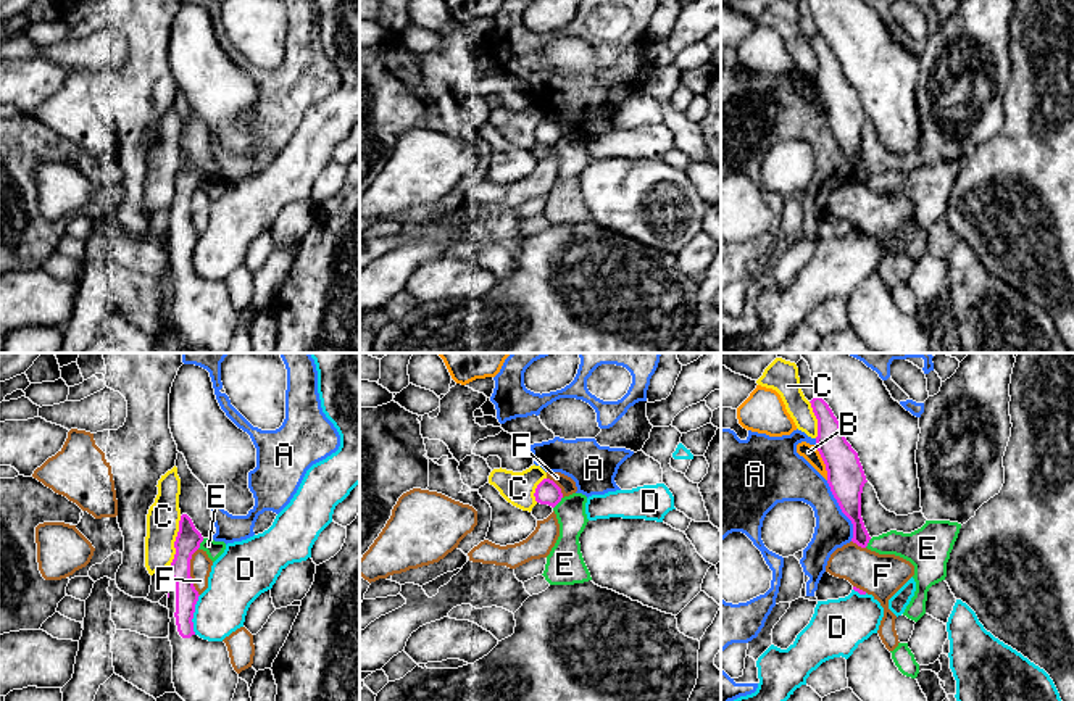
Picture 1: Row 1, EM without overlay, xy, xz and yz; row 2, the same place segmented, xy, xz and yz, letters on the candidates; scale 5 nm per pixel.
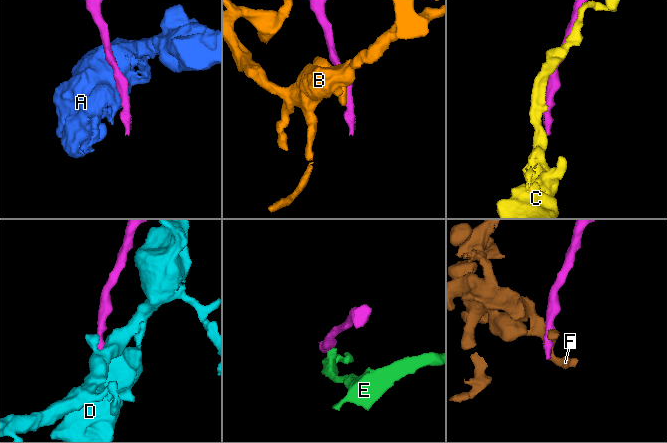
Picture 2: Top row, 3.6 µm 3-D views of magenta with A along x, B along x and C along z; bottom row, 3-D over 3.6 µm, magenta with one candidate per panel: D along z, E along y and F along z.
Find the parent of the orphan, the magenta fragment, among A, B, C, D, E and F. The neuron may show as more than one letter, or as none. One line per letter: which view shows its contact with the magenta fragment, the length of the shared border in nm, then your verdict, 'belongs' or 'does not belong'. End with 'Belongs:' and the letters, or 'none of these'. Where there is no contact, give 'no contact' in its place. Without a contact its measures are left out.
A: meets magenta in yz; contact 340 nm long; does not belong
B: meets magenta in yz; contact 190 nm long; does not belong
C: meets magenta in xy; contact 260 nm long; does not belong
D: meets magenta in xy; contact 200 nm long; does not belong
E: meets magenta in xy; contact 70 nm long; does not belong
F: meets magenta in xy; contact 240 nm long; does not belong
Belongs: none of these

